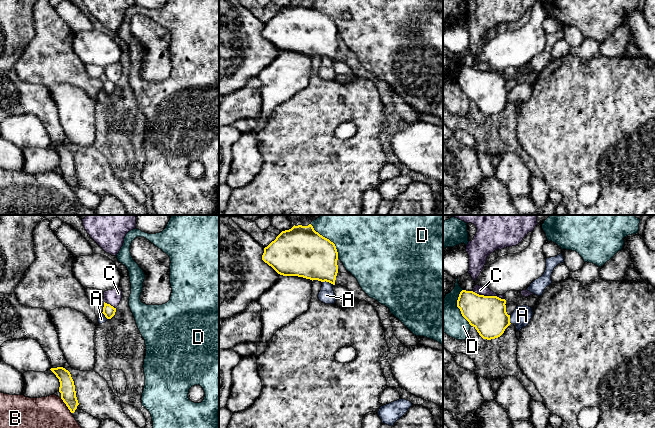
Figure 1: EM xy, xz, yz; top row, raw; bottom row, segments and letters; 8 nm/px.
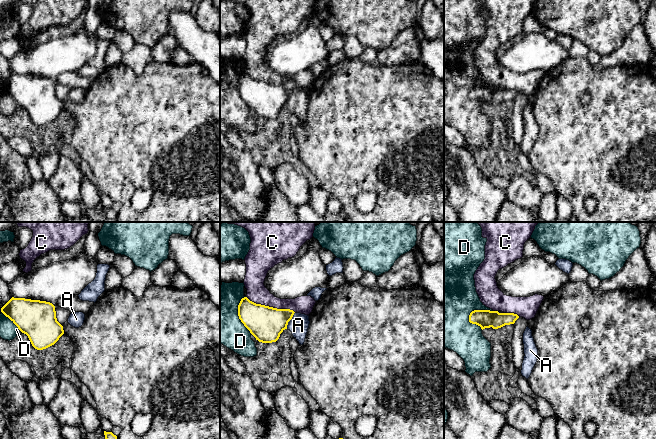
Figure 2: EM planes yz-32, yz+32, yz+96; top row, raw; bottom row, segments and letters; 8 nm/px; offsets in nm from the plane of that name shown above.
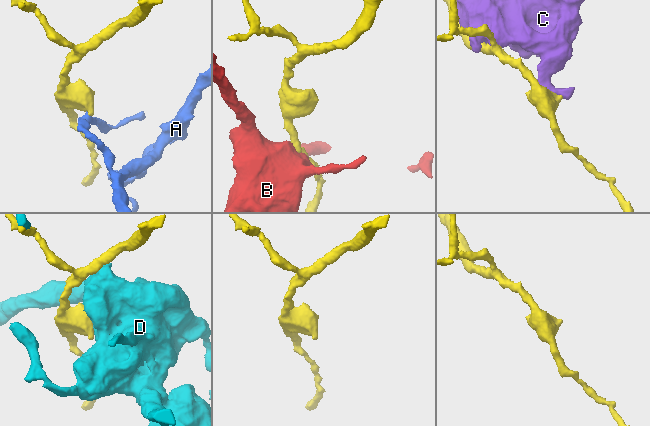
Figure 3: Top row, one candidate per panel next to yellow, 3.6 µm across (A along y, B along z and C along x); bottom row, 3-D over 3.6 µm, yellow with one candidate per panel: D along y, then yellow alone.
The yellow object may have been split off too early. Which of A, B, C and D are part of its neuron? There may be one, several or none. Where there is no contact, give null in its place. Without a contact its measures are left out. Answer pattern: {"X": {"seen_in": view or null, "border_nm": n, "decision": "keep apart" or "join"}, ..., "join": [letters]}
{"A": {"seen_in": "xz", "border_nm": 100, "decision": "keep apart"}, "B": {"seen_in": "xy", "border_nm": 160, "decision": "keep apart"}, "C": {"seen_in": "yz", "border_nm": 260, "decision": "keep apart"}, "D": {"seen_in": "xz", "border_nm": 360, "decision": "keep apart"}, "join": []}

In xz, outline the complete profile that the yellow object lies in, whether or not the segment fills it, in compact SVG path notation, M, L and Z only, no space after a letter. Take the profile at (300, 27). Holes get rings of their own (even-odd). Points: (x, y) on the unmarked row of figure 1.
M311 0L282 7L264 24L262 36L283 52L298 52L335 61L338 28Z

